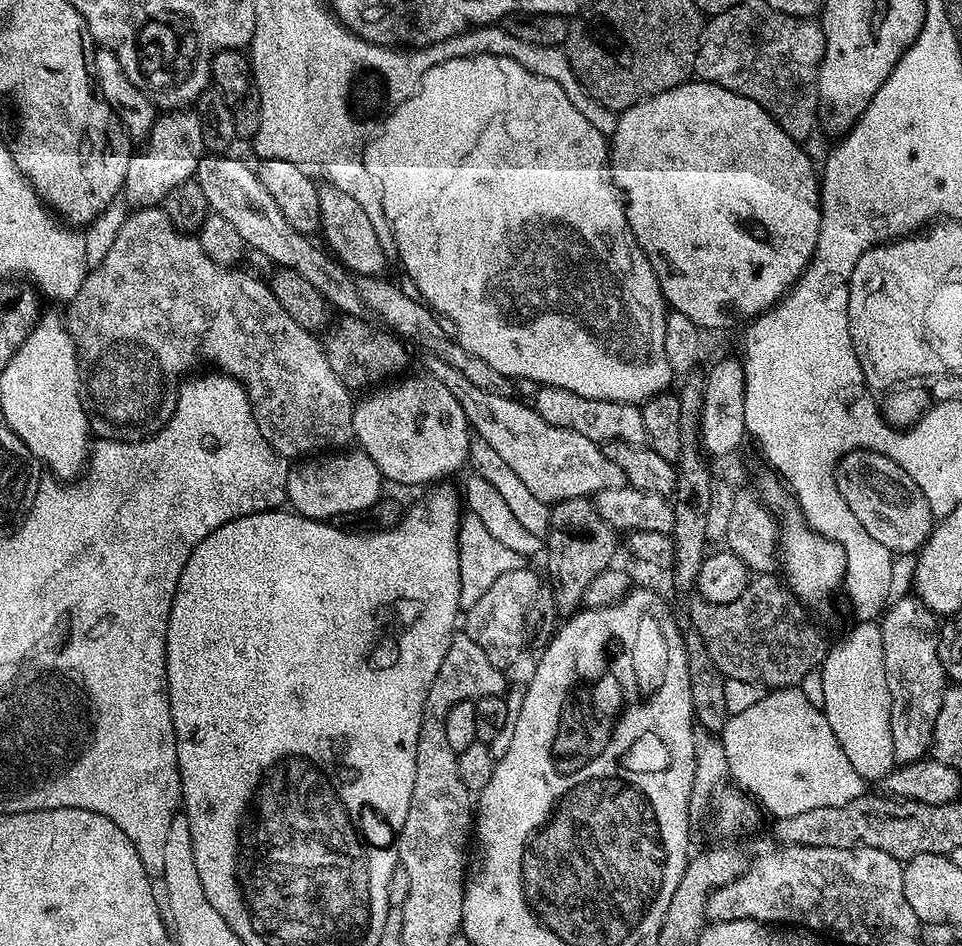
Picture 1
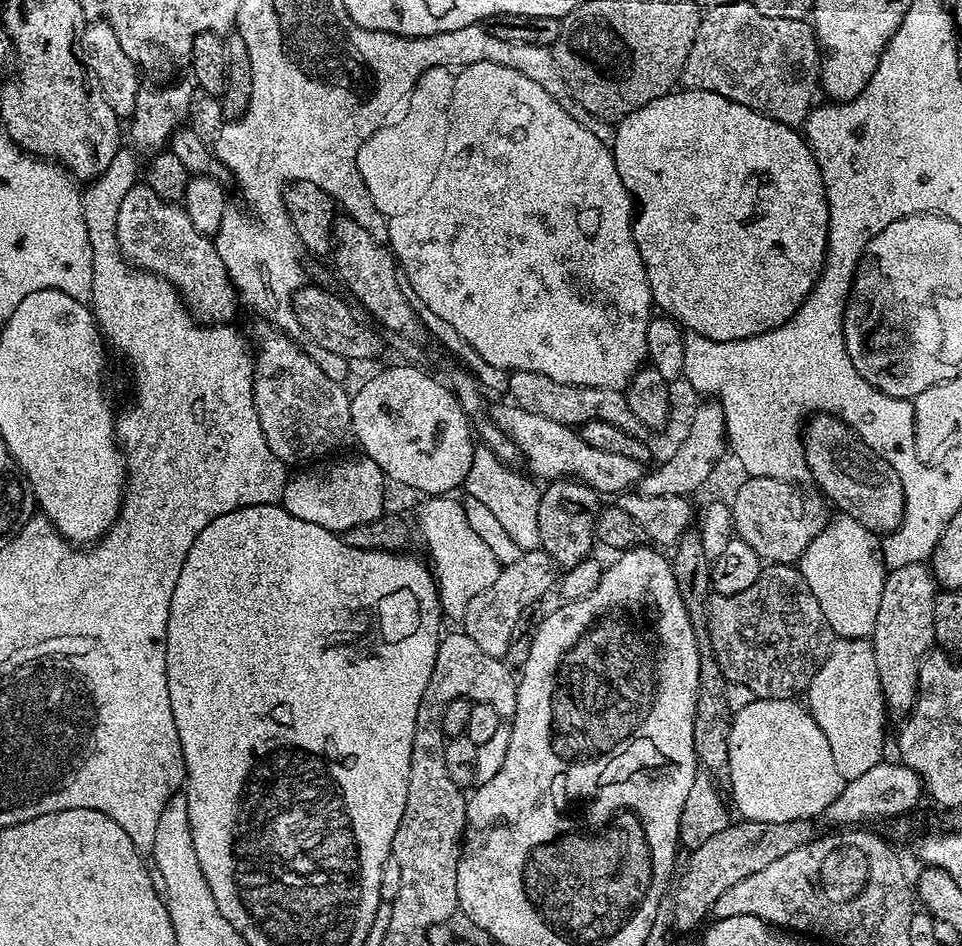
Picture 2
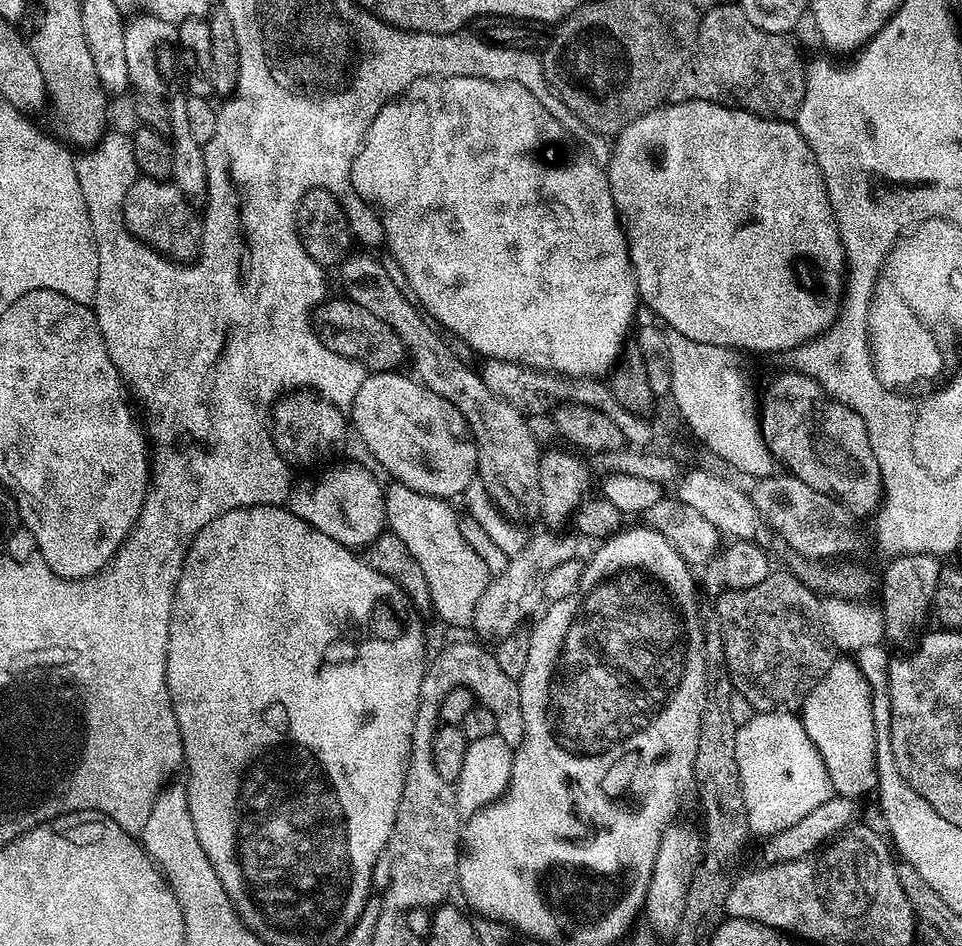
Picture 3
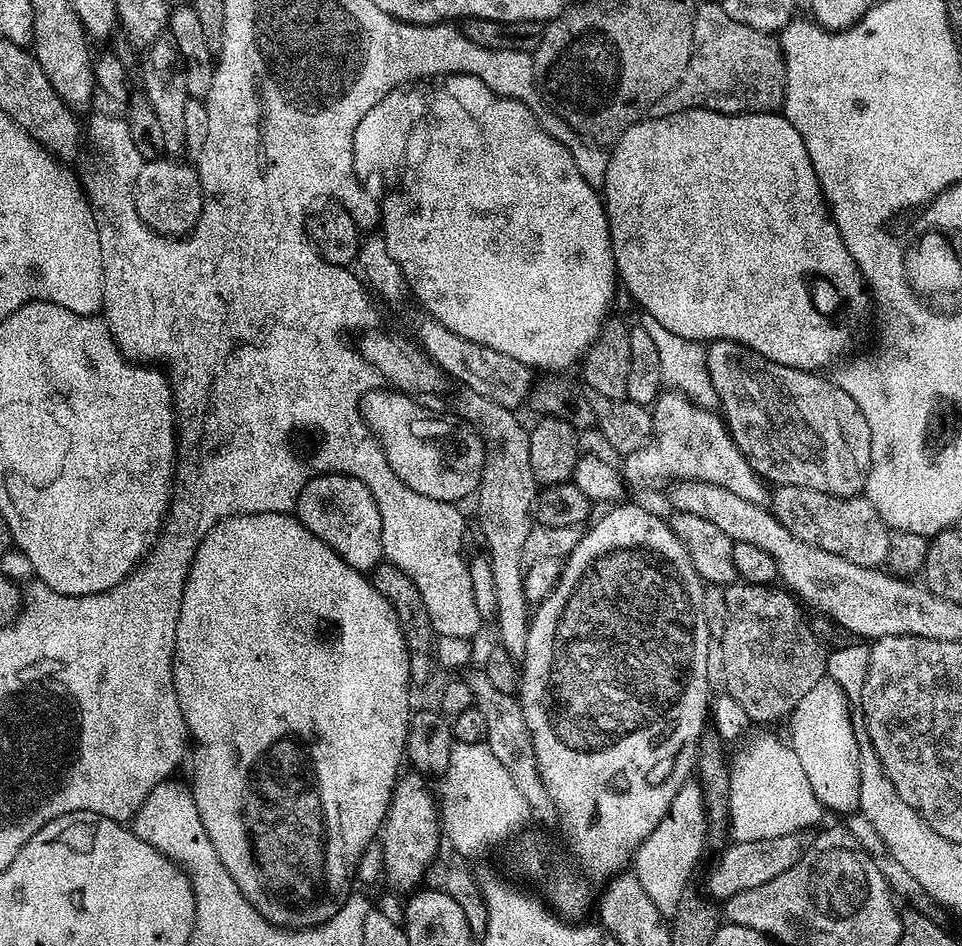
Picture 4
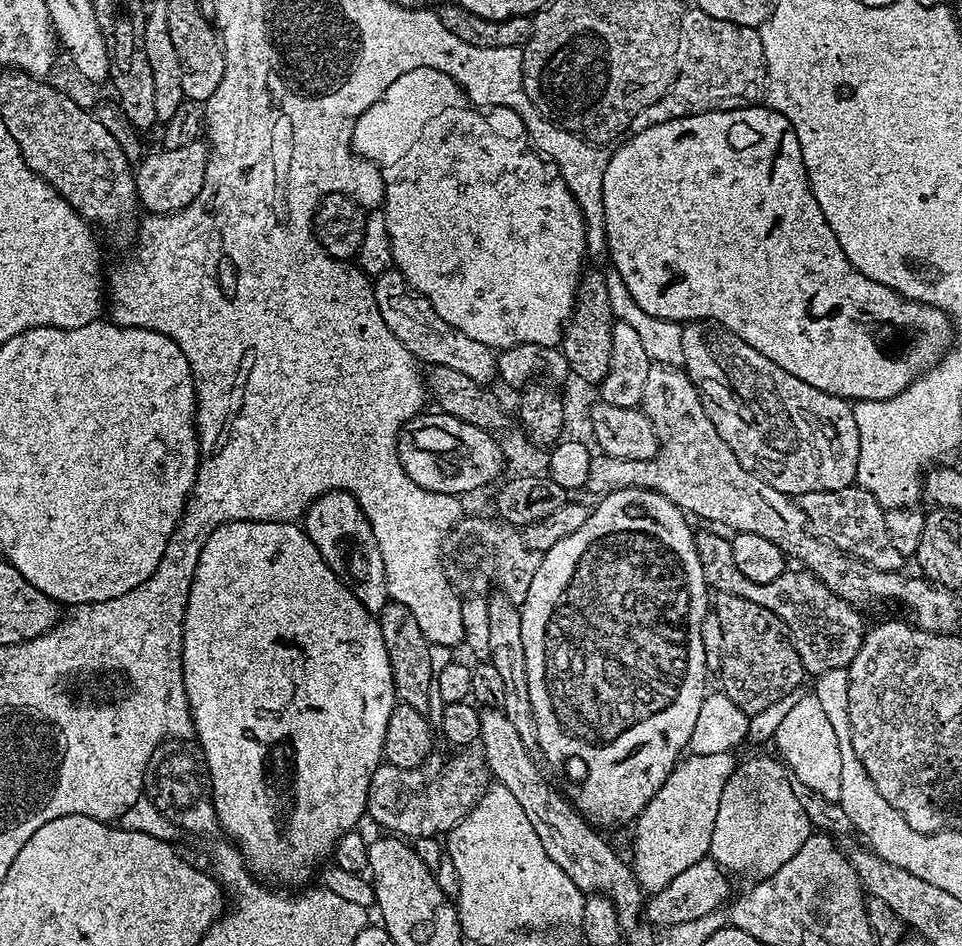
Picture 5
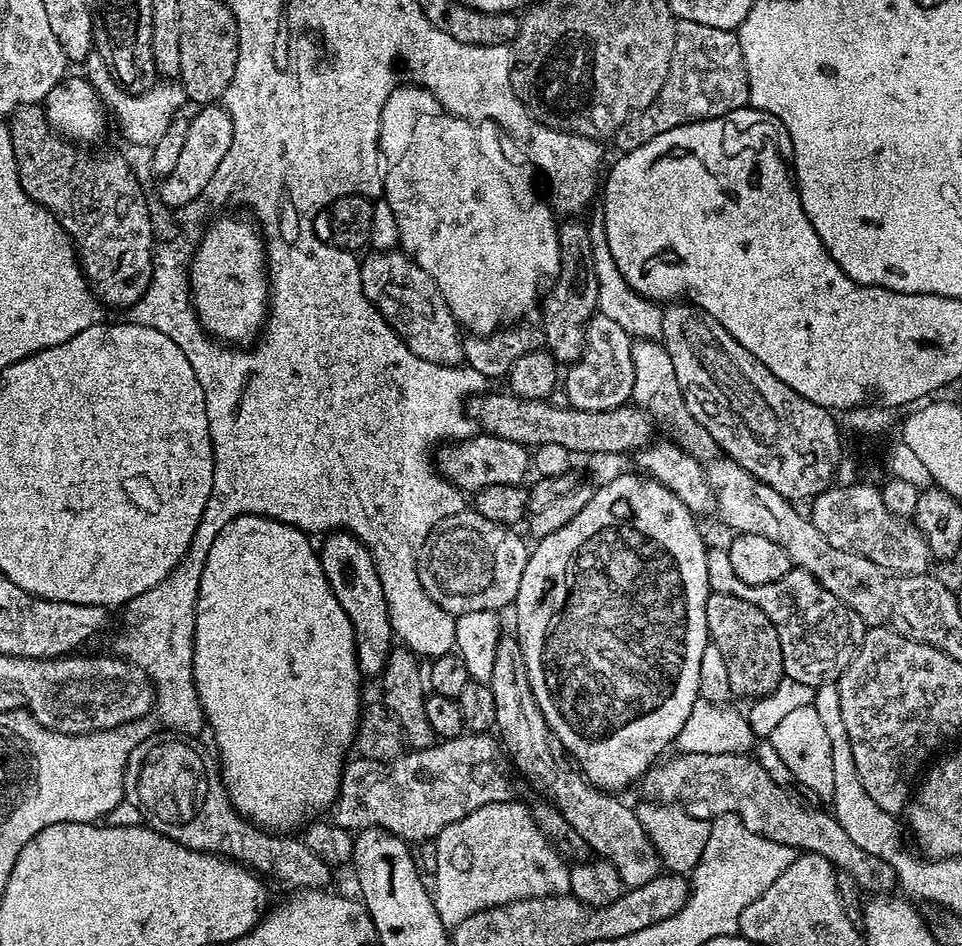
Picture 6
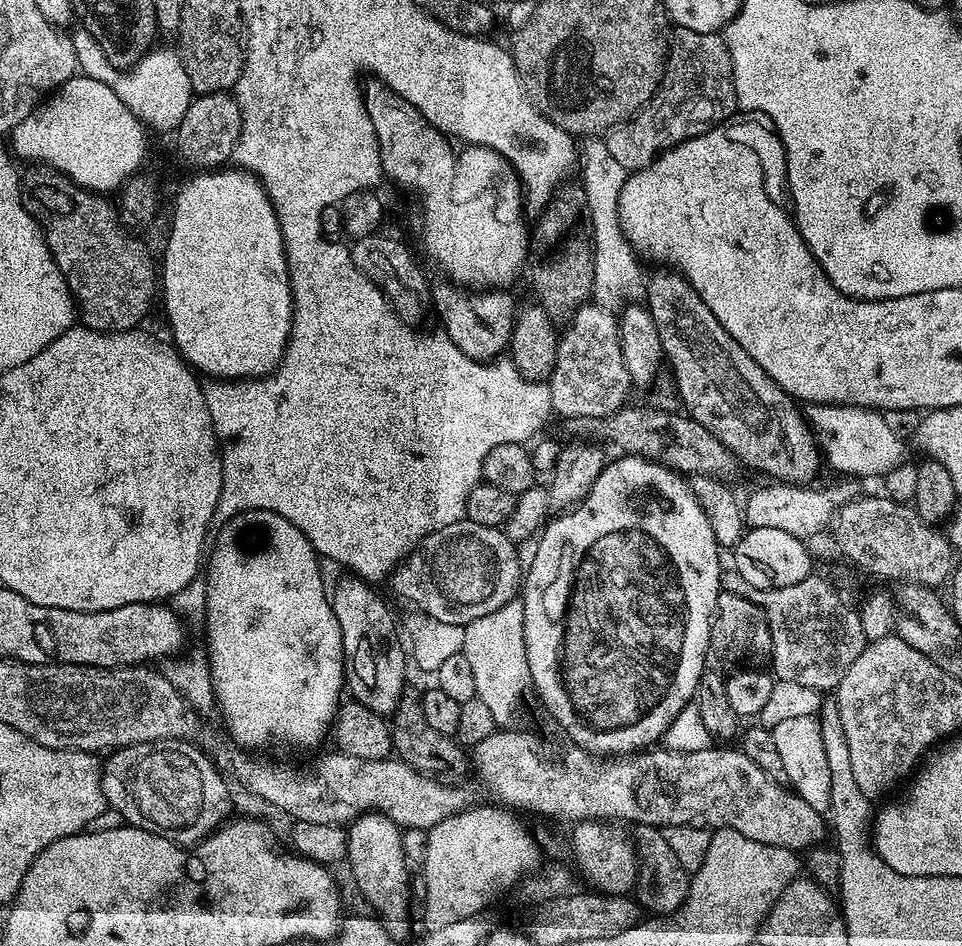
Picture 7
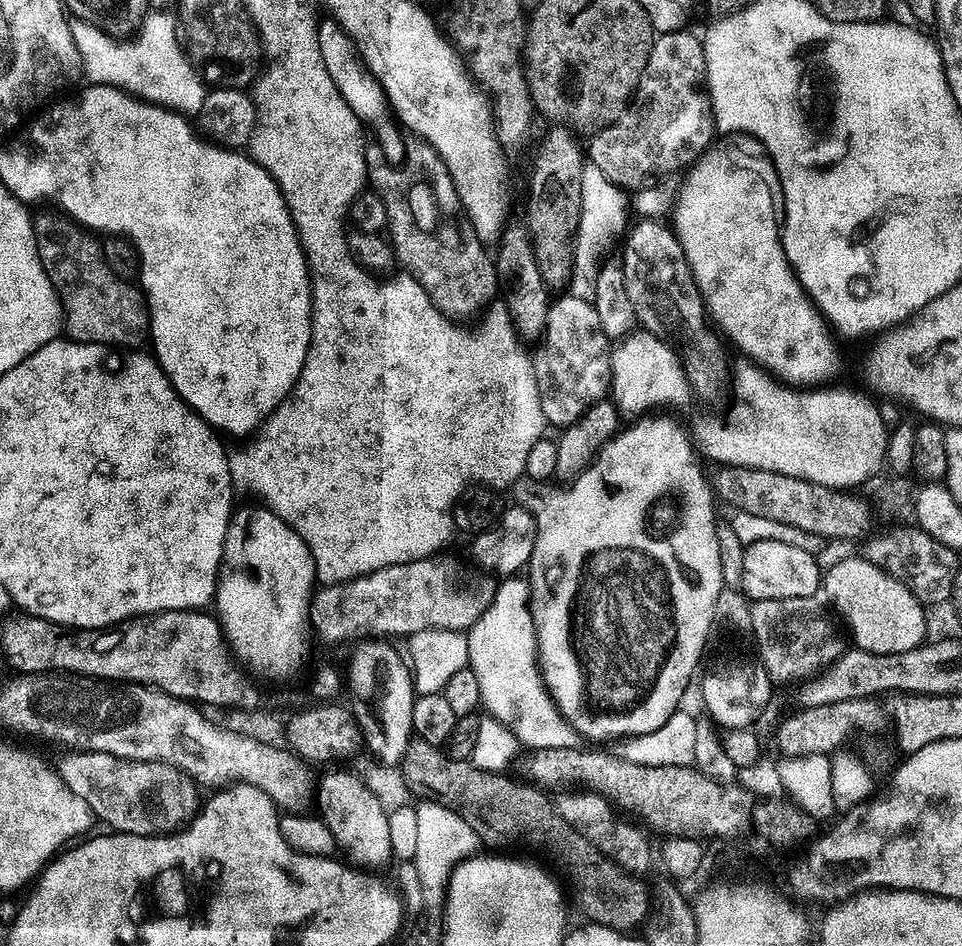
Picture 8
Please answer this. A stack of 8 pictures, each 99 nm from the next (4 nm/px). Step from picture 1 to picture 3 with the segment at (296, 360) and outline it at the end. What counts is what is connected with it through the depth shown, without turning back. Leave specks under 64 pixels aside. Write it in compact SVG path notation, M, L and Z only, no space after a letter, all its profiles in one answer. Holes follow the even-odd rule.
M151 178L133 179L126 190L124 199L124 221L128 231L133 236L163 252L170 260L188 262L197 255L200 247L202 220L192 209L193 201L185 196L177 184L167 179L154 180ZM300 390L277 399L270 420L272 441L278 454L297 469L308 468L311 464L326 459L343 442L344 424L346 428L346 416L341 409L335 408L319 395L307 396L306 393L307 391Z

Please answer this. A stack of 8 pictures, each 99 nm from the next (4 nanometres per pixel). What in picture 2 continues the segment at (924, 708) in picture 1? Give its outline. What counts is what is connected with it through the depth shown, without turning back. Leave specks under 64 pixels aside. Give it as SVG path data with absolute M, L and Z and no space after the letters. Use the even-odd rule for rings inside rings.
M927 563L904 566L902 569L889 571L884 578L882 602L878 605L878 622L874 622L874 630L870 637L874 650L876 673L884 691L884 703L887 711L897 718L903 718L916 705L916 693L920 691L920 664L925 656L933 651L937 643L934 634L934 602L938 595L936 578Z

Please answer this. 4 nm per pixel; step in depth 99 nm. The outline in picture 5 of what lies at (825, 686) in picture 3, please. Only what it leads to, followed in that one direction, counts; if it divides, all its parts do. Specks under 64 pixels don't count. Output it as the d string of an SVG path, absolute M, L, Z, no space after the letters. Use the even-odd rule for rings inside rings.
M815 694L801 695L791 707L790 714L779 723L774 745L780 753L779 759L799 783L822 794L832 801L839 801L842 786L842 754L838 752L838 738L834 726L830 726L822 702Z

